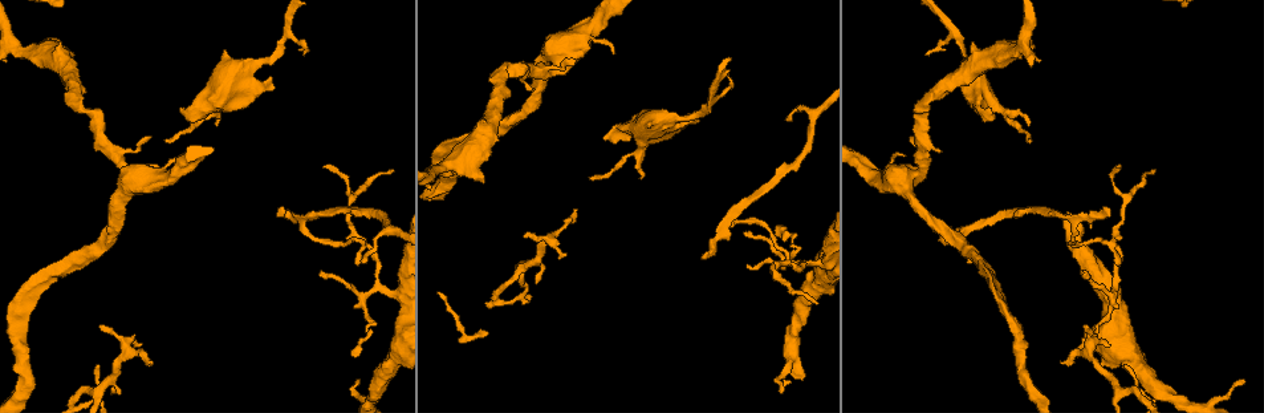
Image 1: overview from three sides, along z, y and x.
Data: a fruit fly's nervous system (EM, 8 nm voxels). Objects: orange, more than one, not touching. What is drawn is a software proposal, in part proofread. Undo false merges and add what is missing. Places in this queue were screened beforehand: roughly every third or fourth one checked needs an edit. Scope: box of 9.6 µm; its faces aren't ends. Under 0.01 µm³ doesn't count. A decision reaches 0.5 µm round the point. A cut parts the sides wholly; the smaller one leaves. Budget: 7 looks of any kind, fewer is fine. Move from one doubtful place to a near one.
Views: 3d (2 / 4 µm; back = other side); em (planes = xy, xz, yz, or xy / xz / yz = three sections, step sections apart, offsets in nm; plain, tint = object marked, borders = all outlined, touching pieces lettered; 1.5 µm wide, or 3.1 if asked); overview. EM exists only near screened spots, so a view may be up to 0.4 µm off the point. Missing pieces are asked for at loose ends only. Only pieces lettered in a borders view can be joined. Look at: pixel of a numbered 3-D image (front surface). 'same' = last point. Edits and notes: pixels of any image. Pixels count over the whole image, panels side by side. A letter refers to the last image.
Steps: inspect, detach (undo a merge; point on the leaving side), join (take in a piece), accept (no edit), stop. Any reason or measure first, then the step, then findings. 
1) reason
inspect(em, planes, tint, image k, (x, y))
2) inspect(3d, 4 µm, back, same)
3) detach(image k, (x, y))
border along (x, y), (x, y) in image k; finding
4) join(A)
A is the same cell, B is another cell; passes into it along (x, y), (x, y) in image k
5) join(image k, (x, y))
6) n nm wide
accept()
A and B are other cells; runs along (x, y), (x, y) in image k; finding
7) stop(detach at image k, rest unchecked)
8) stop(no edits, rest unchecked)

free end
inspect(3d, 4 µm, image 1, (698, 122))

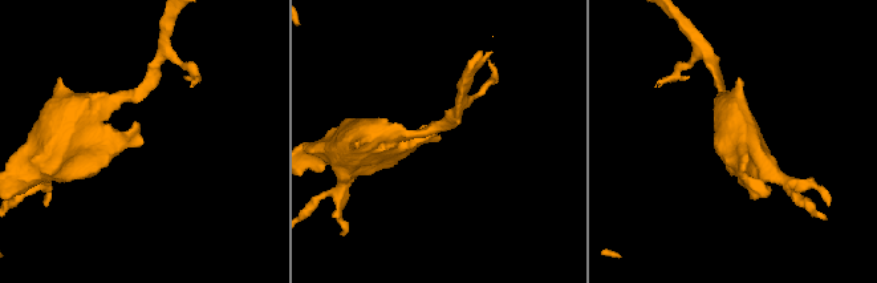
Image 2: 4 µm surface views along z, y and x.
shape alone is not enough
inspect(em, planes, borders, image 2, (439, 138))

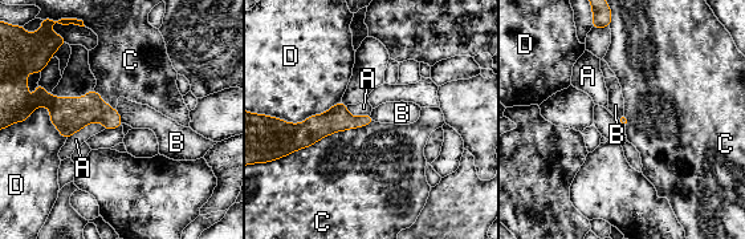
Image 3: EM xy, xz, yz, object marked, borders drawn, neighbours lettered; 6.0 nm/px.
accept()
A, B, C and D are other cells; border along (374, 121), (333, 132), (285, 156) in image 3; no lettered piece goes on from it

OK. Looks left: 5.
inspect(3d, 2 µm, image 1, (704, 257))

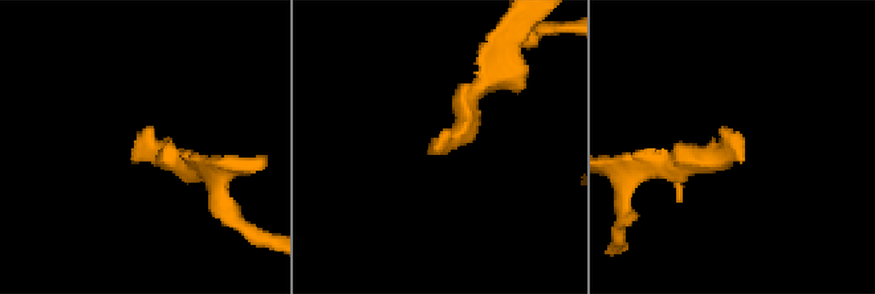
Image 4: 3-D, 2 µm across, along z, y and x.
inspect(em, planes, borders, image 4, (431, 152))

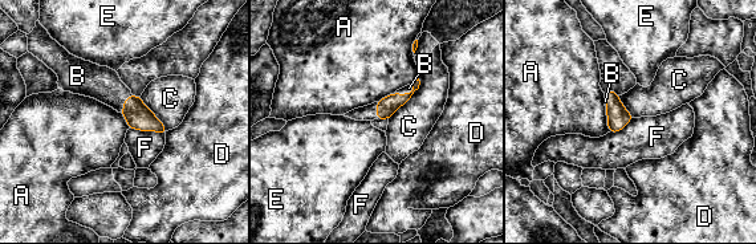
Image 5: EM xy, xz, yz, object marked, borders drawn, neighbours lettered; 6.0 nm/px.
join(B)
B is the same cell, A, C, D, E and F are other cells; passes into it along (138, 116), (125, 104), (100, 82) in image 5; the neuron continues

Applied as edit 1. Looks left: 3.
stop(join at image 5, rest unchecked)

